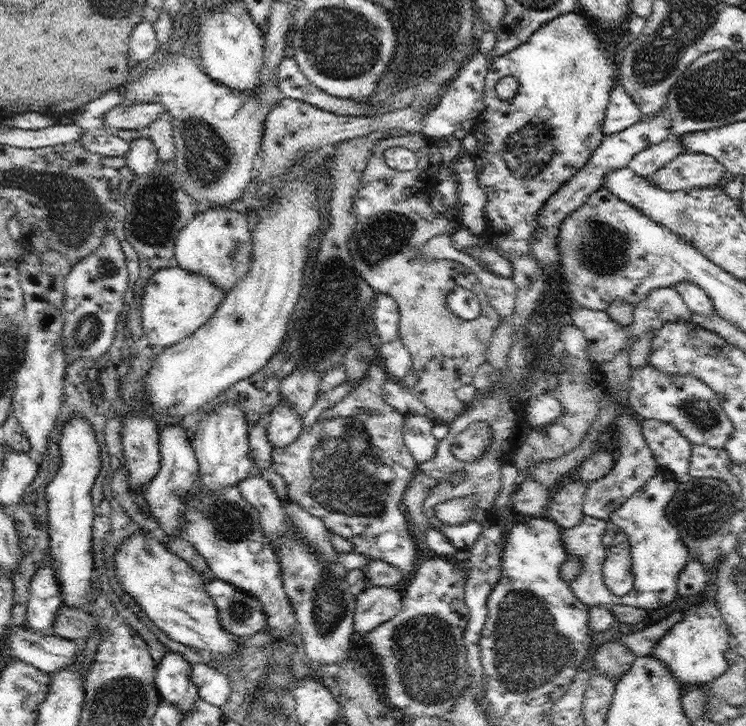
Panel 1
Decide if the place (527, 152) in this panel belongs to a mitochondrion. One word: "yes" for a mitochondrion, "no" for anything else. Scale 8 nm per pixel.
yes

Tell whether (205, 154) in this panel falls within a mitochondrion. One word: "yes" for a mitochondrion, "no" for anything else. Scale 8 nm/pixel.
yes

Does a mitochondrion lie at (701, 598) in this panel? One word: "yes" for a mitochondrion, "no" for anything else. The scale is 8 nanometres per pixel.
no

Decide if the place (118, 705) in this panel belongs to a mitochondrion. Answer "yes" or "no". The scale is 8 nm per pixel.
yes

